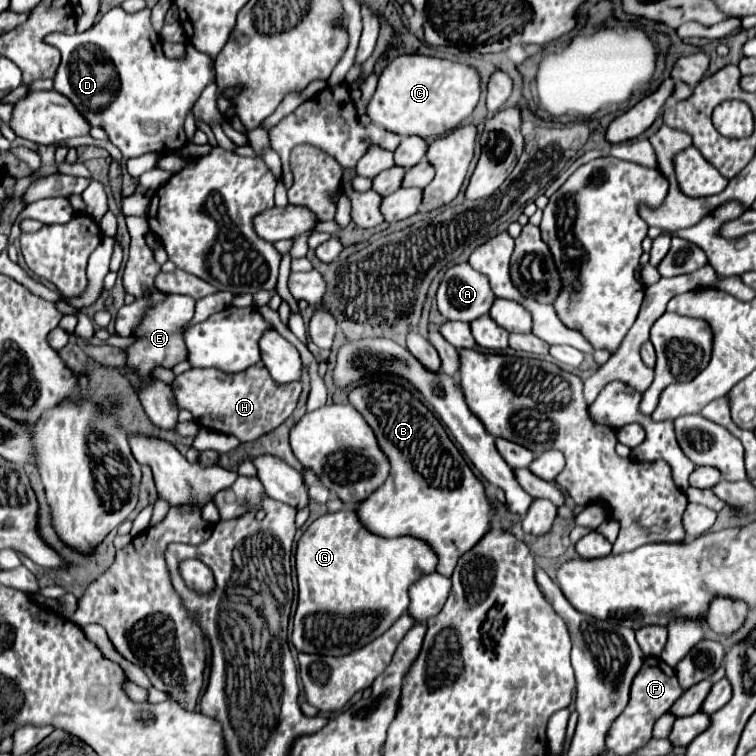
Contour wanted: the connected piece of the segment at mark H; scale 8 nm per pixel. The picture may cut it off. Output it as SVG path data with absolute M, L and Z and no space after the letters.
M264 363L234 375L222 373L218 369L188 369L176 377L172 389L178 407L188 409L200 427L224 435L234 435L242 443L256 441L258 437L282 425L296 409L298 397L302 393L300 383L274 385L274 381L270 381L270 373L266 373Z

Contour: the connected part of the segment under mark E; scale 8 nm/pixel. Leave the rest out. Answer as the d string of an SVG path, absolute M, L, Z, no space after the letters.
M168 295L166 299L150 305L140 321L140 325L134 329L134 343L124 347L126 353L126 361L124 367L128 371L134 371L142 383L152 383L154 377L154 369L156 367L164 367L164 369L172 369L174 365L178 365L180 361L186 359L188 349L184 343L184 331L188 329L192 317L194 317L194 305L196 301L188 295Z

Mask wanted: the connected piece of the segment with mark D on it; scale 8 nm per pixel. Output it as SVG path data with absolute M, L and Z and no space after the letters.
M114 7L84 33L50 33L44 39L48 45L62 51L62 63L54 77L54 89L66 95L92 127L106 131L108 139L122 151L124 159L140 157L144 153L178 153L188 143L184 137L184 117L198 101L204 87L212 81L210 57L198 53L192 45L186 45L184 59L166 59L160 37L152 29L150 19L151 9L147 7L133 14L124 13L122 7Z

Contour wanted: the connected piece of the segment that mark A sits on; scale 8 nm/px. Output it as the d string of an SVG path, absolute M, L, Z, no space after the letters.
M462 263L446 271L436 299L442 317L472 323L490 311L496 297L486 277L474 273L468 263Z

